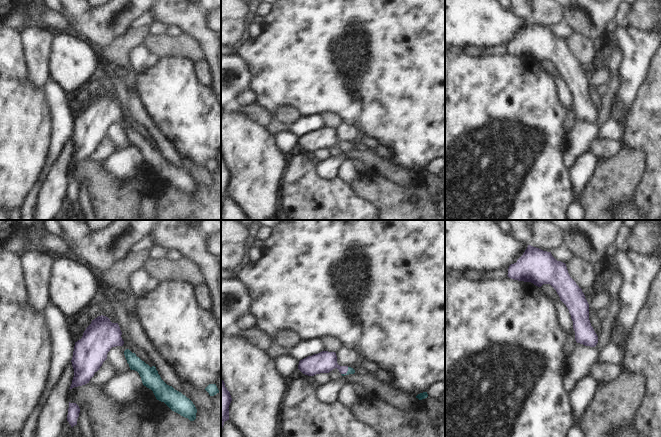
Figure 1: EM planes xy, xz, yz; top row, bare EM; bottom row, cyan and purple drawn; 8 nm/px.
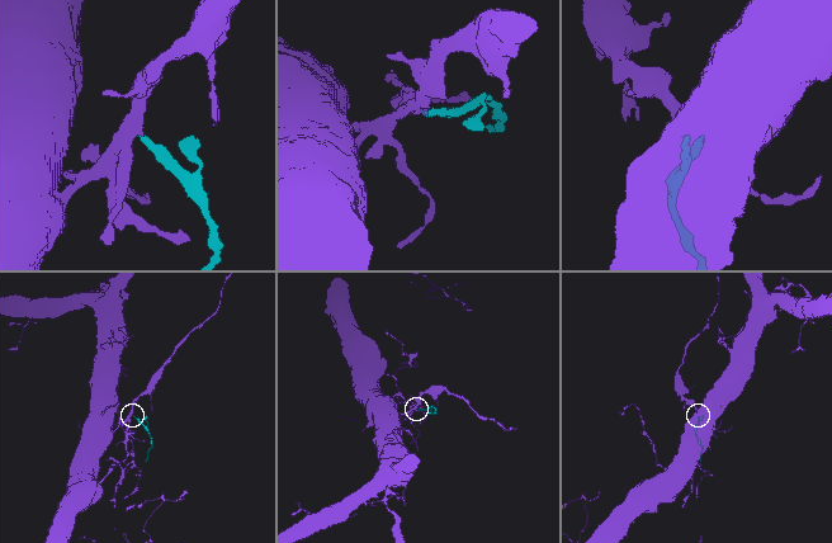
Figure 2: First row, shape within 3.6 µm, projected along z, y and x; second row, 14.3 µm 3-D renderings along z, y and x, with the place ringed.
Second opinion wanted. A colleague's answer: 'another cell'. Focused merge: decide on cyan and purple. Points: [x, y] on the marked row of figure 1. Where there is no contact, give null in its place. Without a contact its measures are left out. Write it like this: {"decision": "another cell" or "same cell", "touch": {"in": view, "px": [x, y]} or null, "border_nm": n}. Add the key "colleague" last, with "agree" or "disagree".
{"decision": "same cell", "touch": {"in": "xz", "px": [347, 372]}, "border_nm": 90, "colleague": "disagree"}

